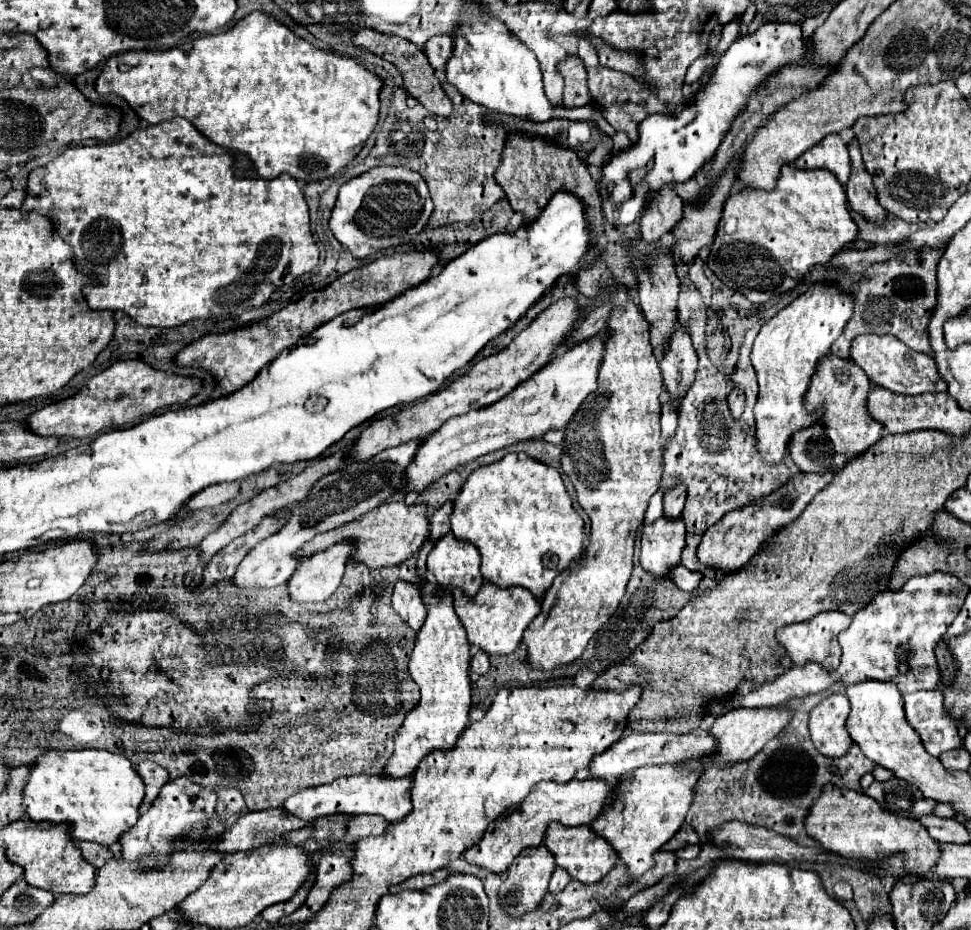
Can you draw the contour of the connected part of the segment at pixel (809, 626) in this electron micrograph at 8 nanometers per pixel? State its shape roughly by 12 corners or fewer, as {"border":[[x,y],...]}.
{"border":[[823,611],[785,625],[777,641],[793,665],[817,663],[835,671],[829,655],[851,625],[843,611]]}

